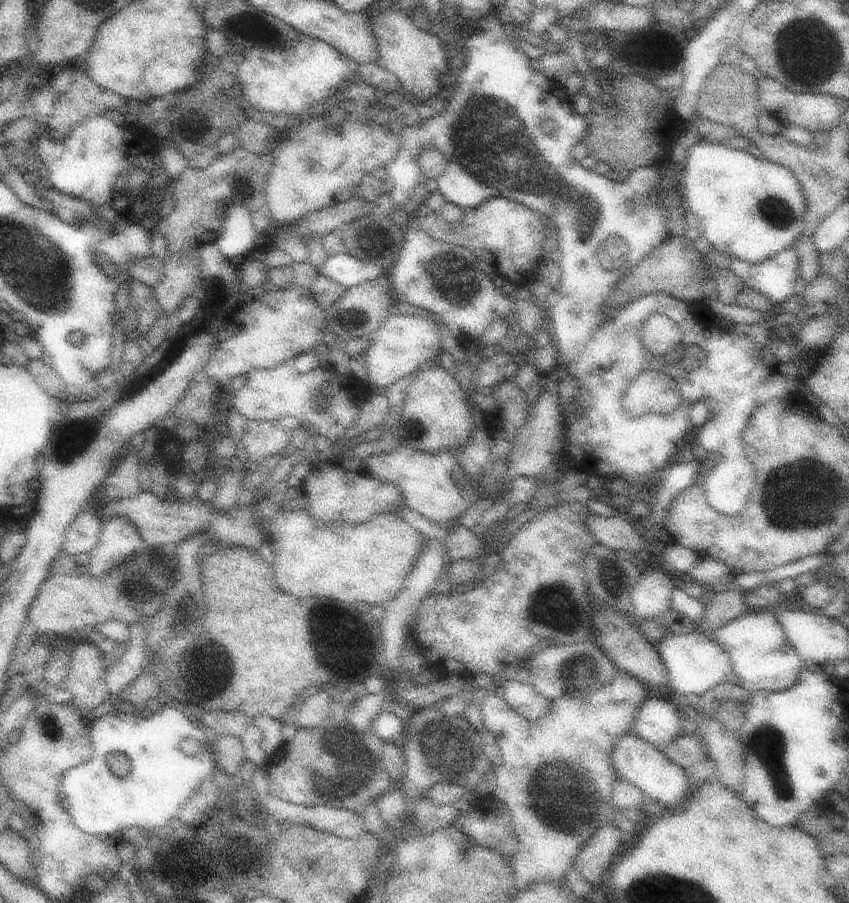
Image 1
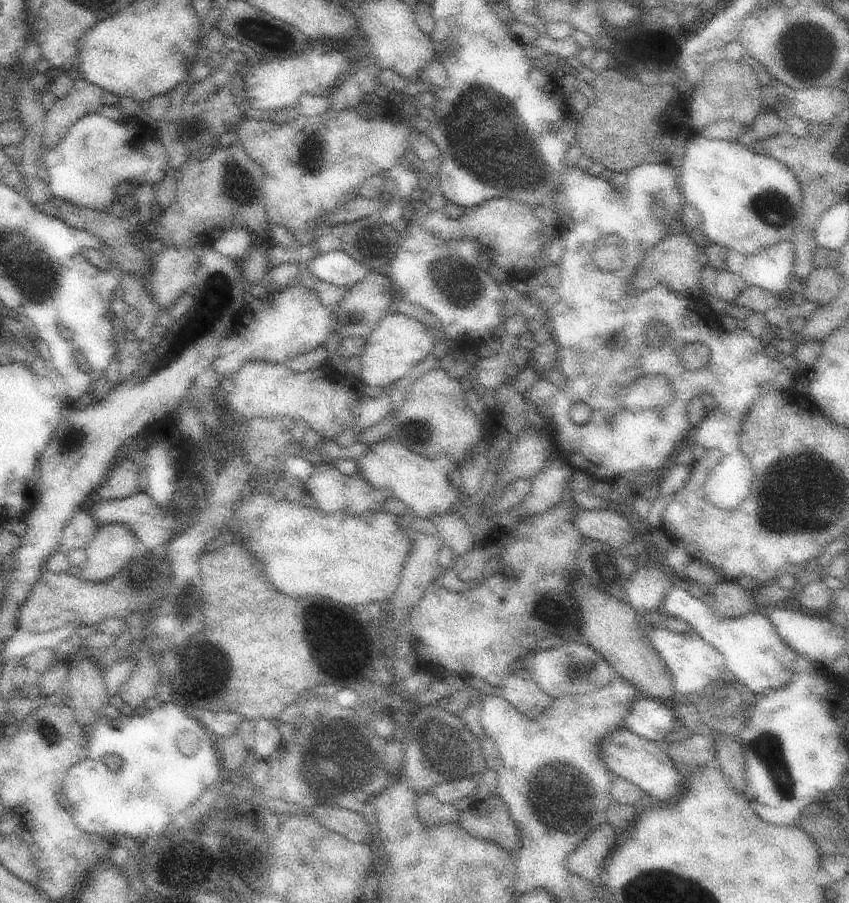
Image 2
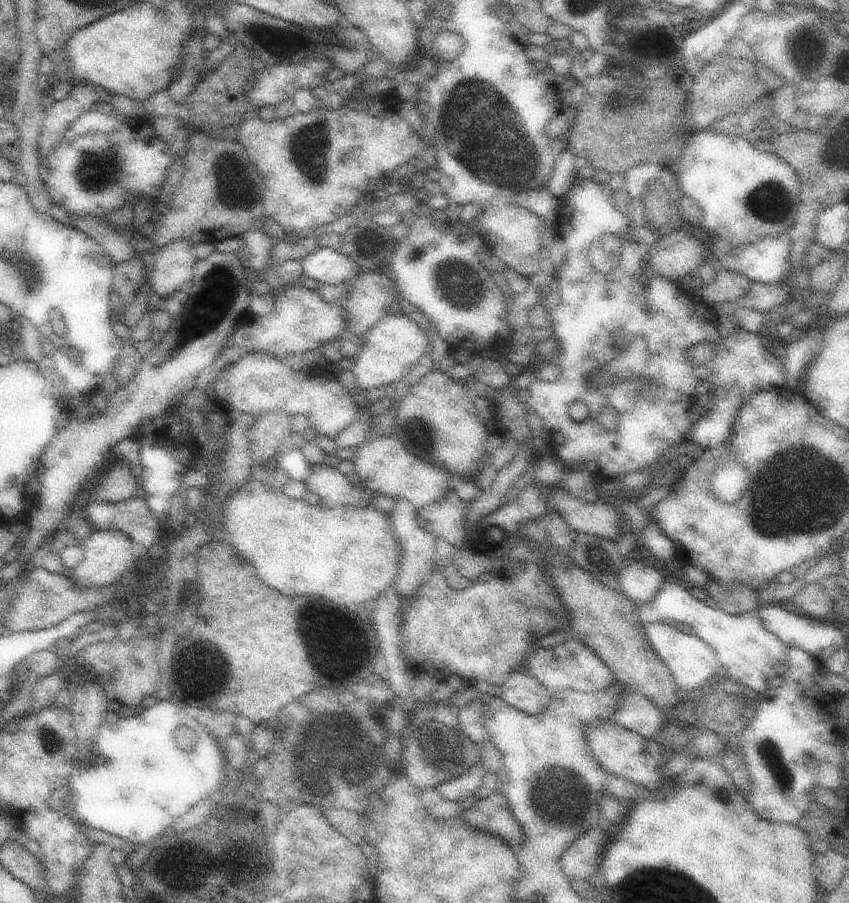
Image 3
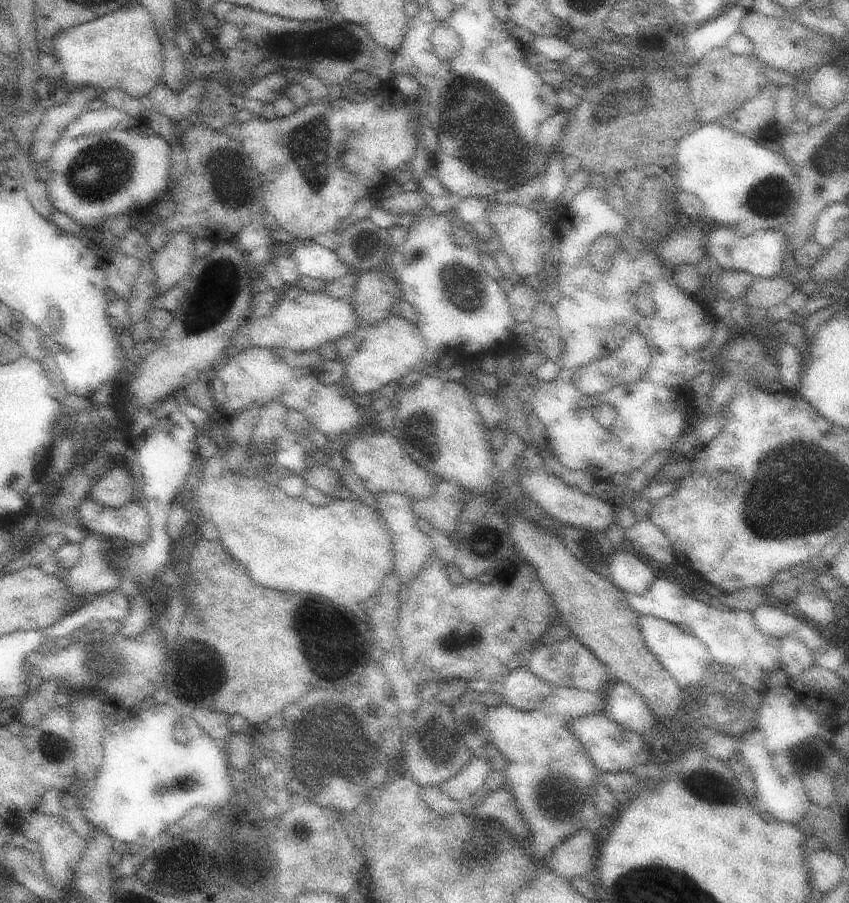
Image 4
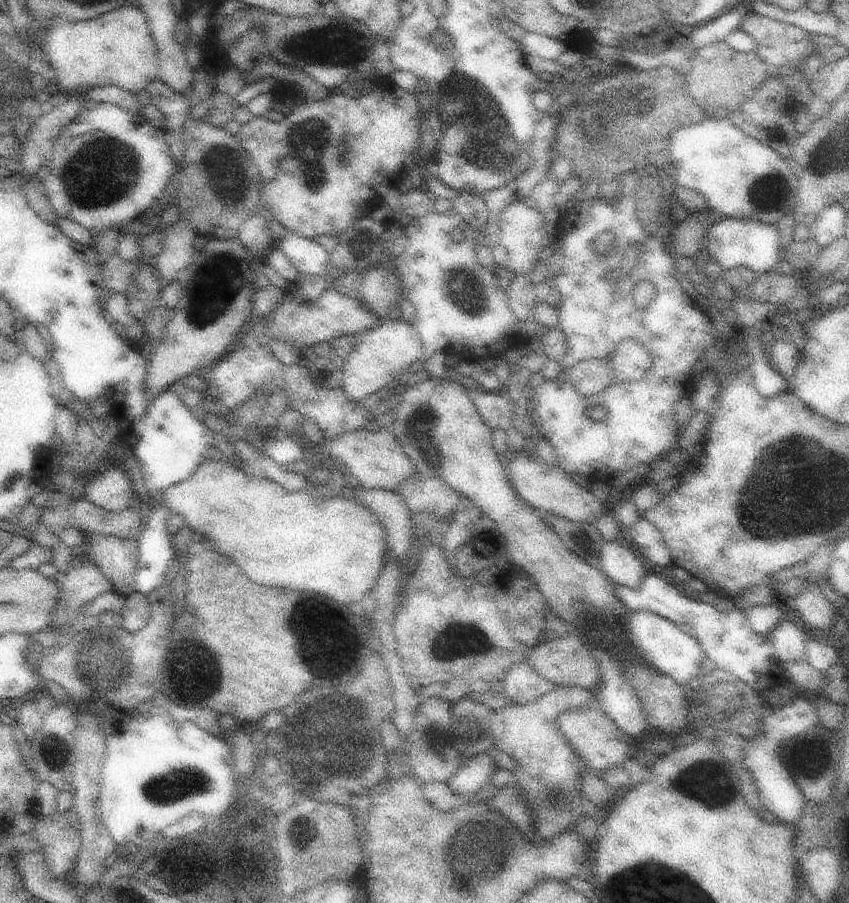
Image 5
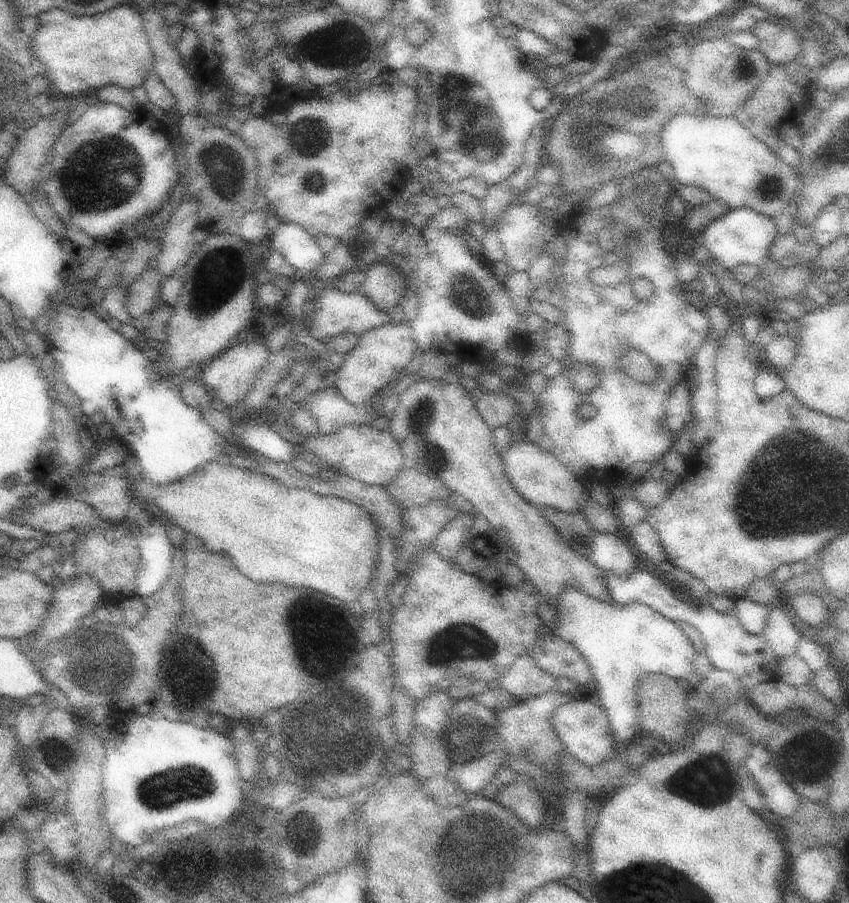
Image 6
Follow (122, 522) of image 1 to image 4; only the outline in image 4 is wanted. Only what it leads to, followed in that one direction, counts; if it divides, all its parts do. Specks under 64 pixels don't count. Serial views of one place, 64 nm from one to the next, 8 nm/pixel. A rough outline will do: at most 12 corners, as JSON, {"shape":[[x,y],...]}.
{"shape":[[85,534],[81,560],[63,574],[77,598],[121,586],[109,538]]}

